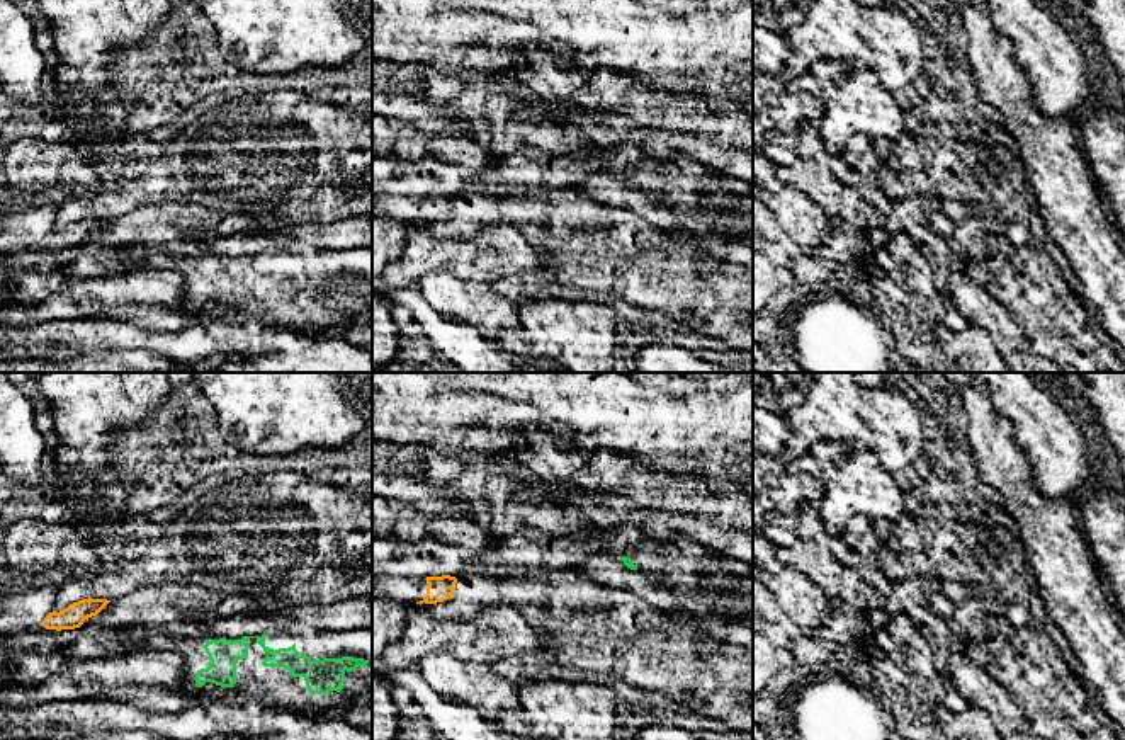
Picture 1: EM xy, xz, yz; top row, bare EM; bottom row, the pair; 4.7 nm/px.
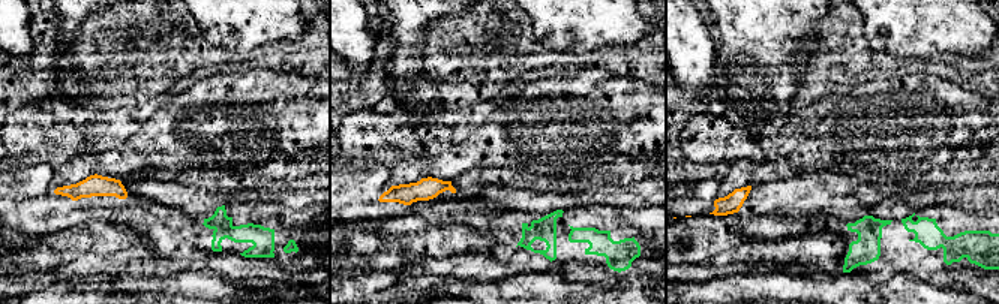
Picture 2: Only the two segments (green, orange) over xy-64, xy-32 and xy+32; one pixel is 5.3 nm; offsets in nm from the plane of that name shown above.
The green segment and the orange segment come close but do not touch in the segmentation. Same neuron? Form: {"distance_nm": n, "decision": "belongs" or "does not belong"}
{"distance_nm": 500, "decision": "belongs"}

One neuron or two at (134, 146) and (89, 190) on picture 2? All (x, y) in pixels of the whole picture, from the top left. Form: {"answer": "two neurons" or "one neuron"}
{"answer": "two neurons"}

